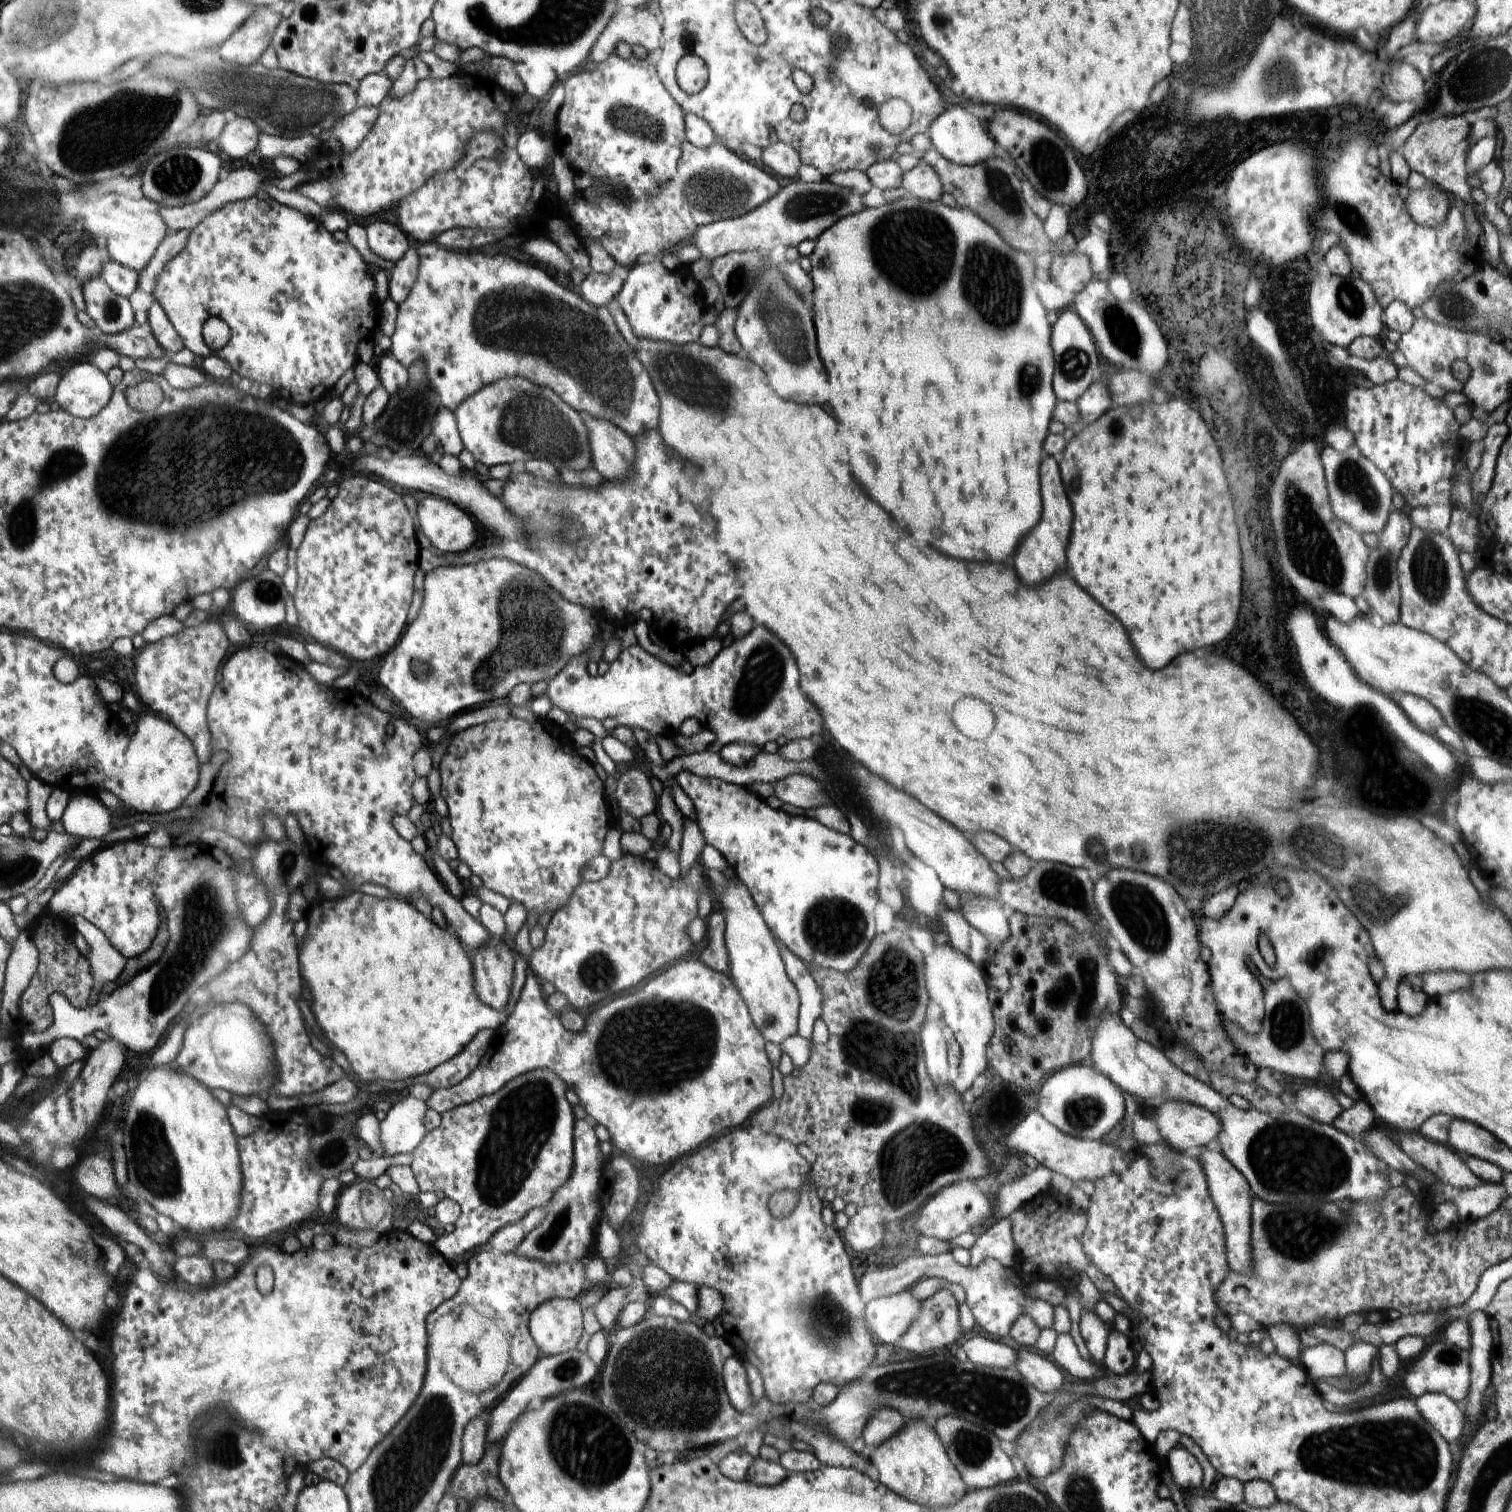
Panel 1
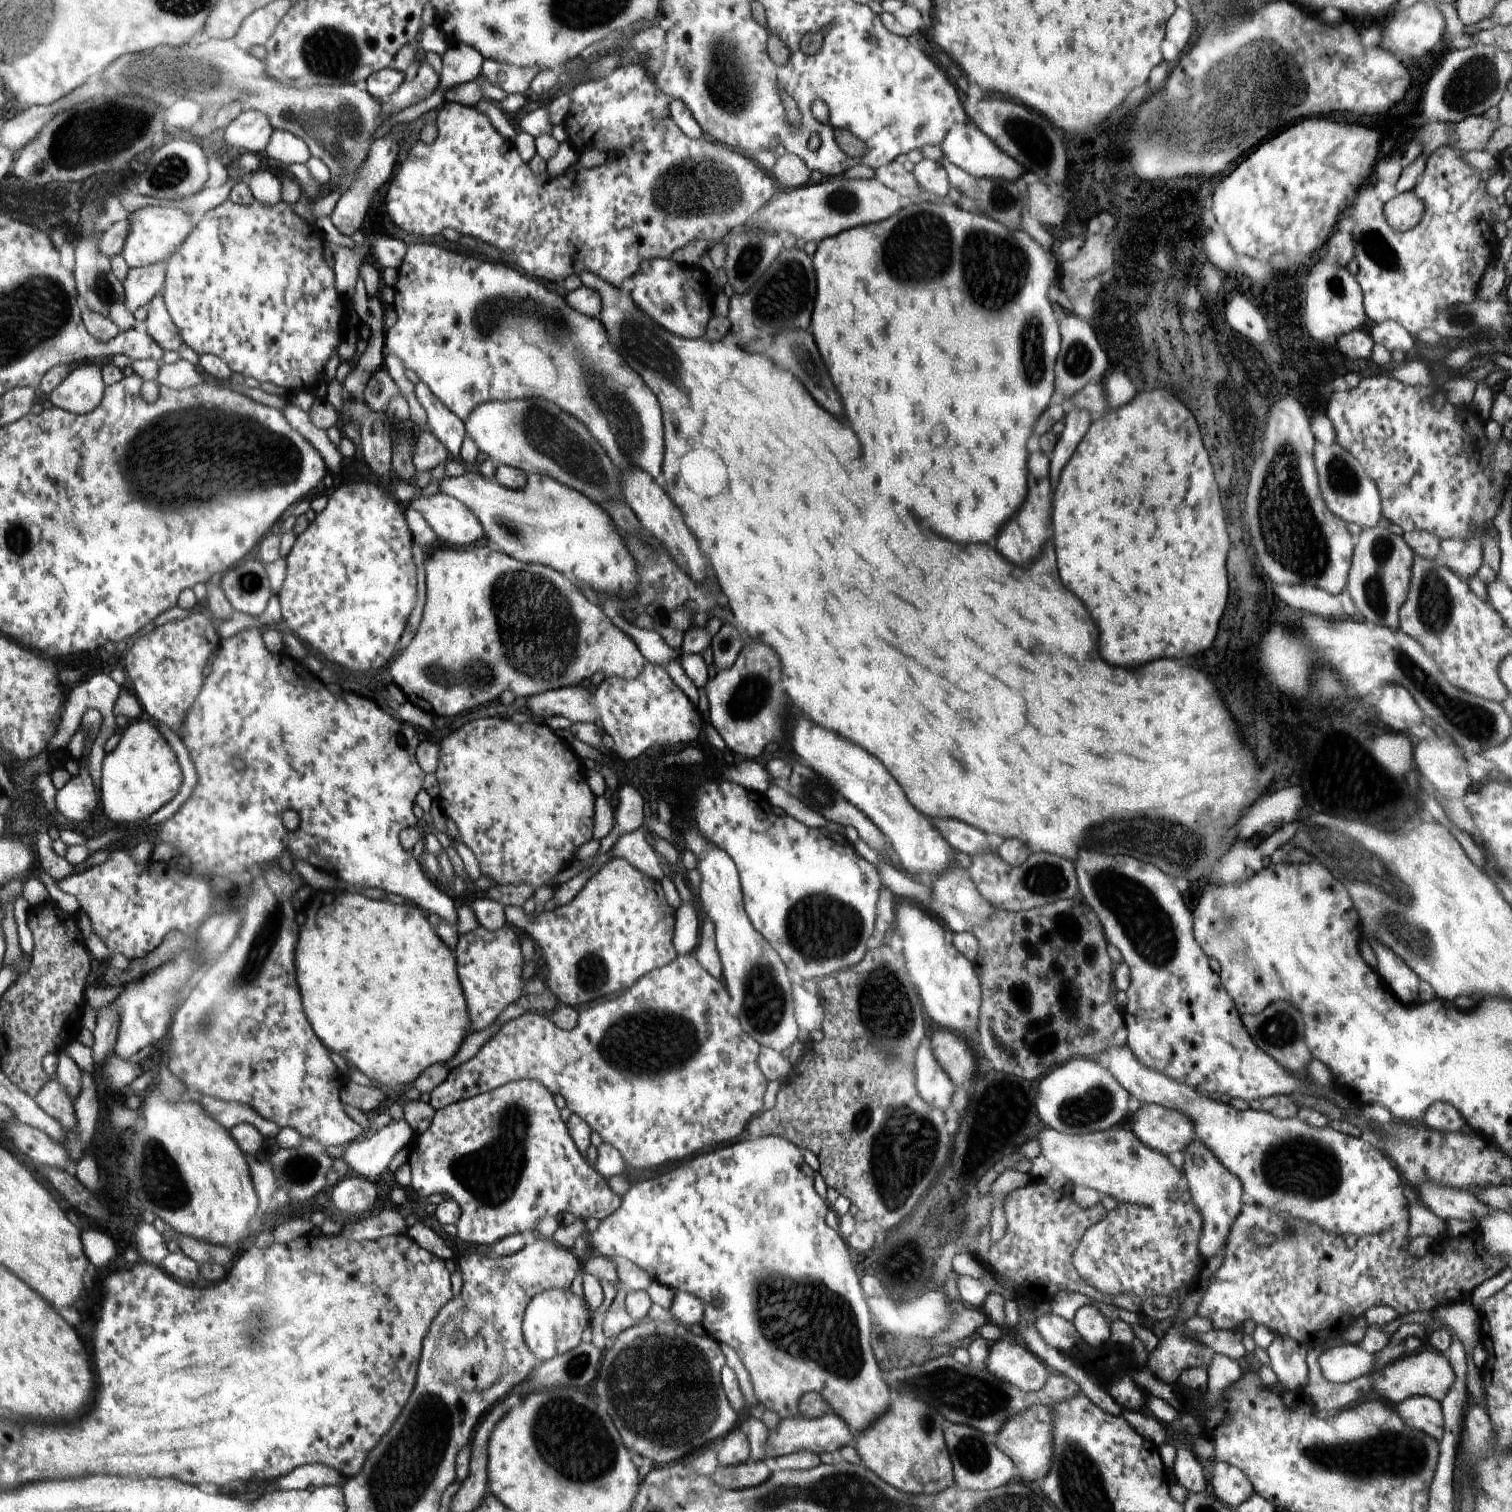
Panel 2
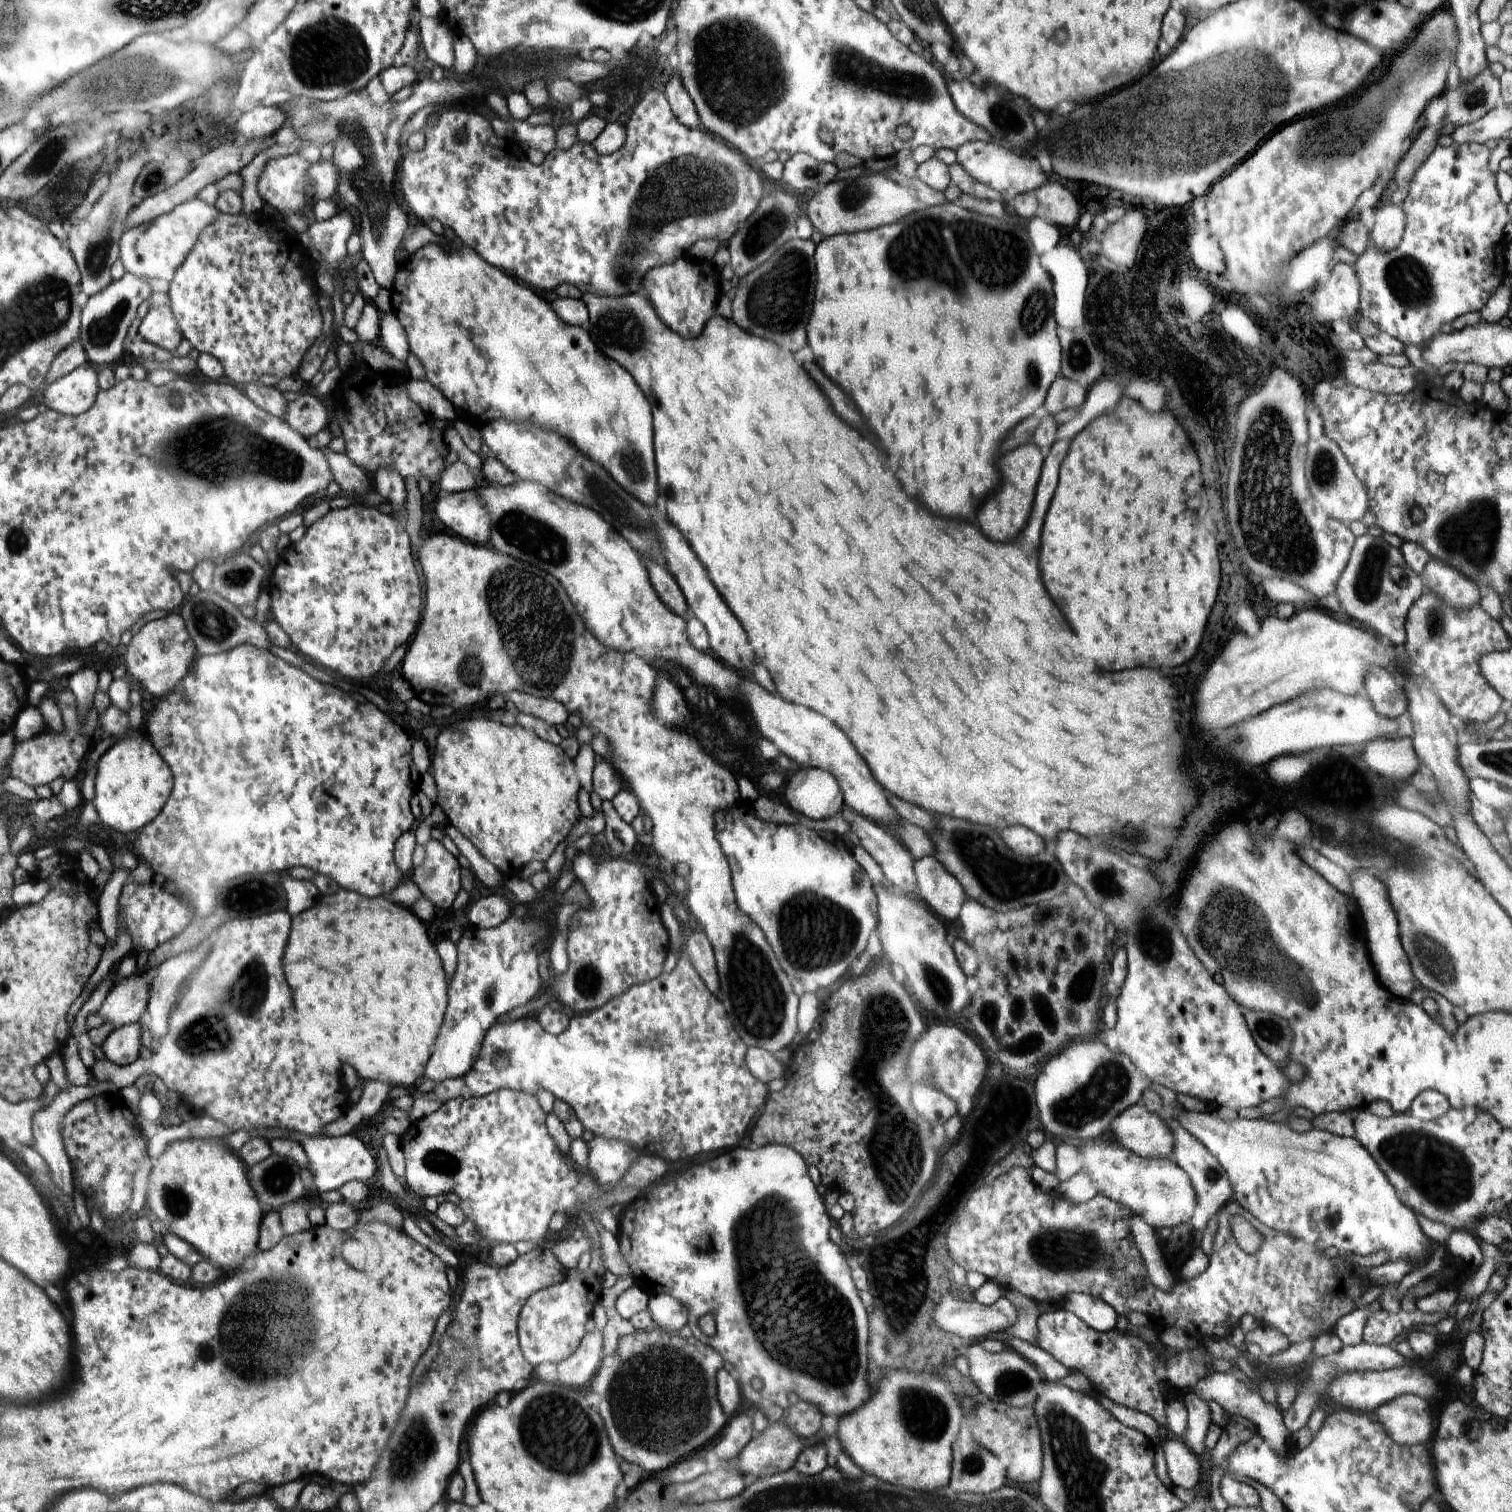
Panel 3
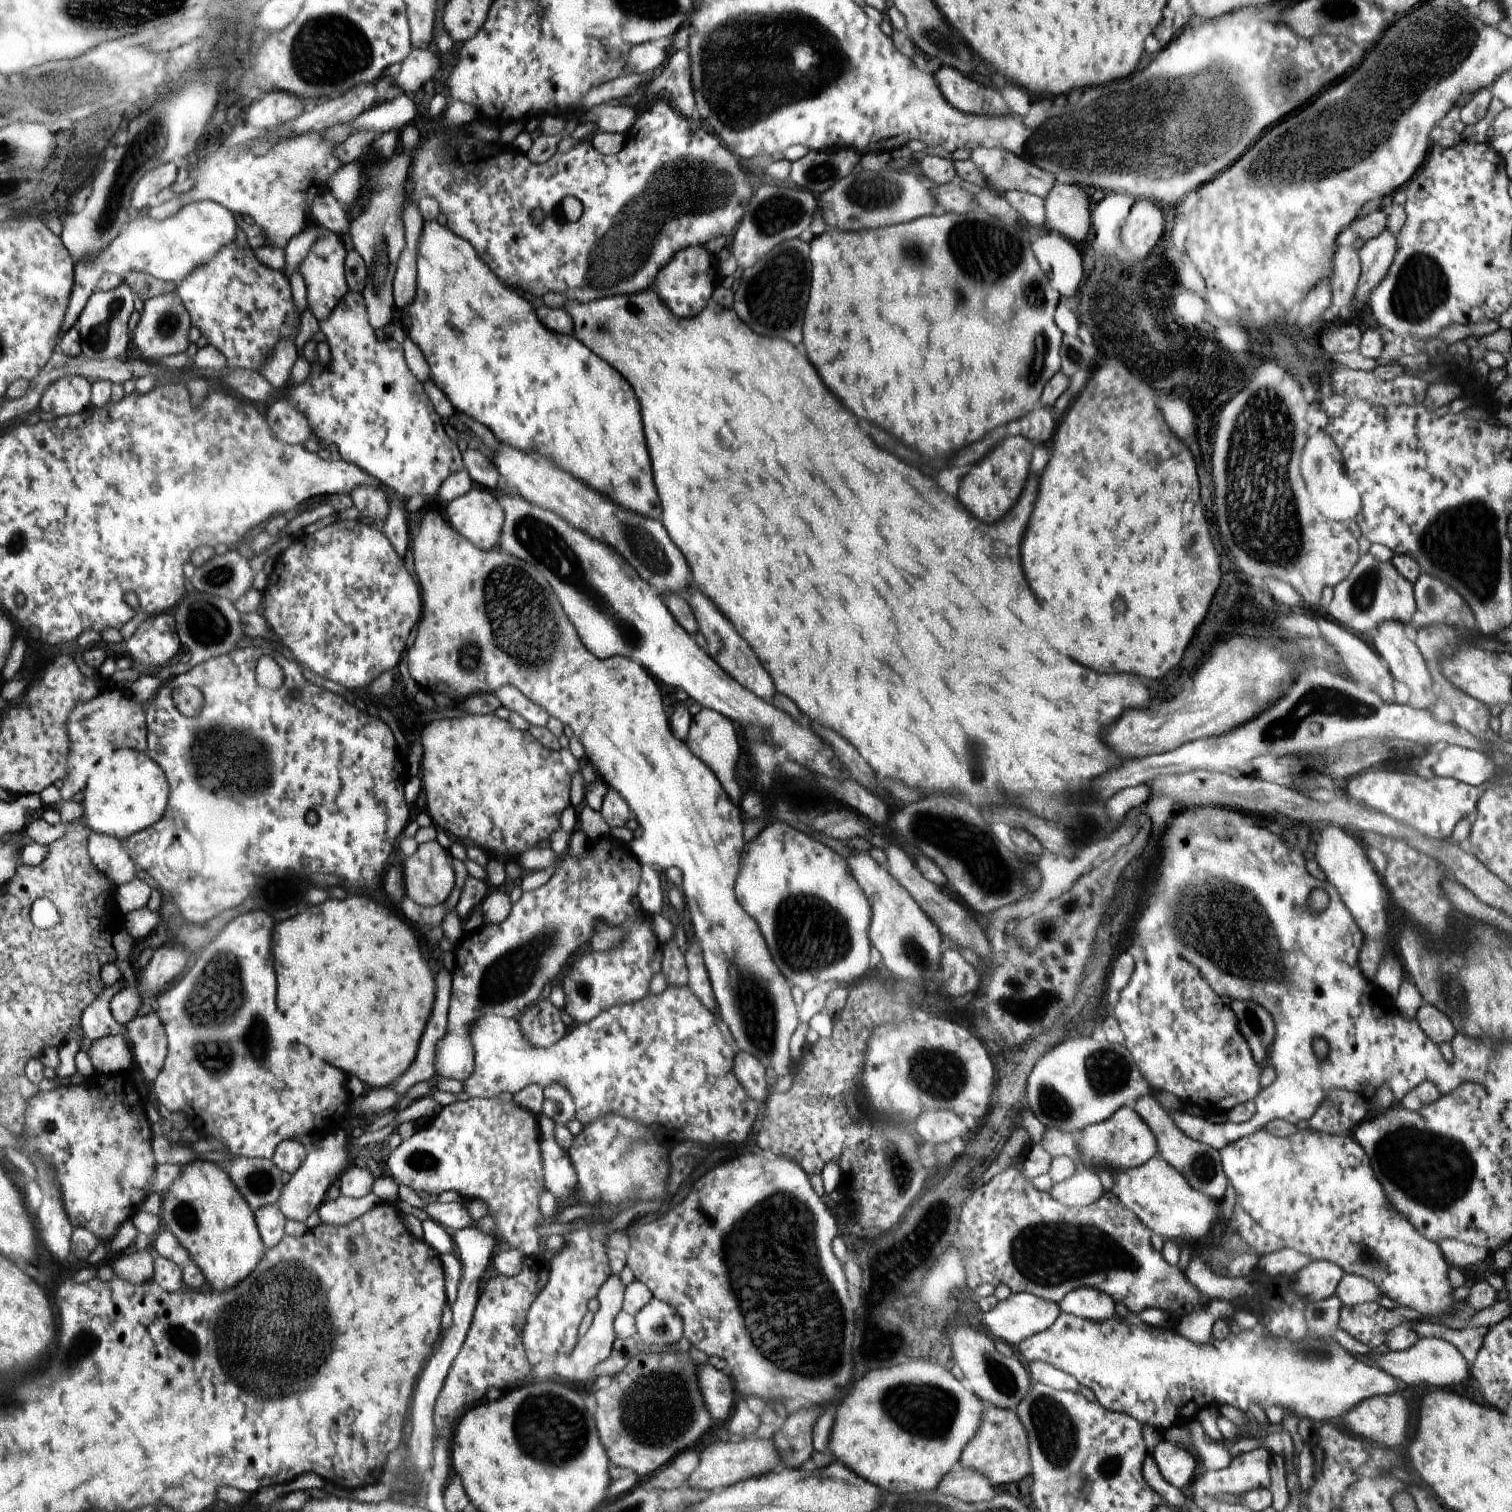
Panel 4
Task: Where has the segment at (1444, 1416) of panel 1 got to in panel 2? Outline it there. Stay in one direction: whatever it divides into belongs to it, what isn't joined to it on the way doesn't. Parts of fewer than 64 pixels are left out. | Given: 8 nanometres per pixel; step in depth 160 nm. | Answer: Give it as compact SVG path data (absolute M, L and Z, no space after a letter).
M1418 1396L1408 1398L1394 1408L1409 1428L1424 1432L1438 1442L1443 1438L1445 1423L1440 1402Z

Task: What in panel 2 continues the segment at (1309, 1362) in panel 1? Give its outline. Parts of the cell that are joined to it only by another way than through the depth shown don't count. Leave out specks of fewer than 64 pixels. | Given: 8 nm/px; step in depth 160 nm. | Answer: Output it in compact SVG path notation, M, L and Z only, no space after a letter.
M1346 1343L1324 1349L1317 1359L1322 1377L1330 1383L1350 1383L1372 1374L1377 1358L1374 1353L1366 1353L1359 1345Z

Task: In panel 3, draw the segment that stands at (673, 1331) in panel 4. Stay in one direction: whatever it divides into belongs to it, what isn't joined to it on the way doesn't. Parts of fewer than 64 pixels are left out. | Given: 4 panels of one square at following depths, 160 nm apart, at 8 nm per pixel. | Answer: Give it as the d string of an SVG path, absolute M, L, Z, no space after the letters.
M650 1295L647 1310L650 1312L656 1327L661 1330L673 1332L674 1326L676 1326L675 1332L678 1332L682 1326L686 1326L688 1310L678 1299L672 1298L671 1295Z

